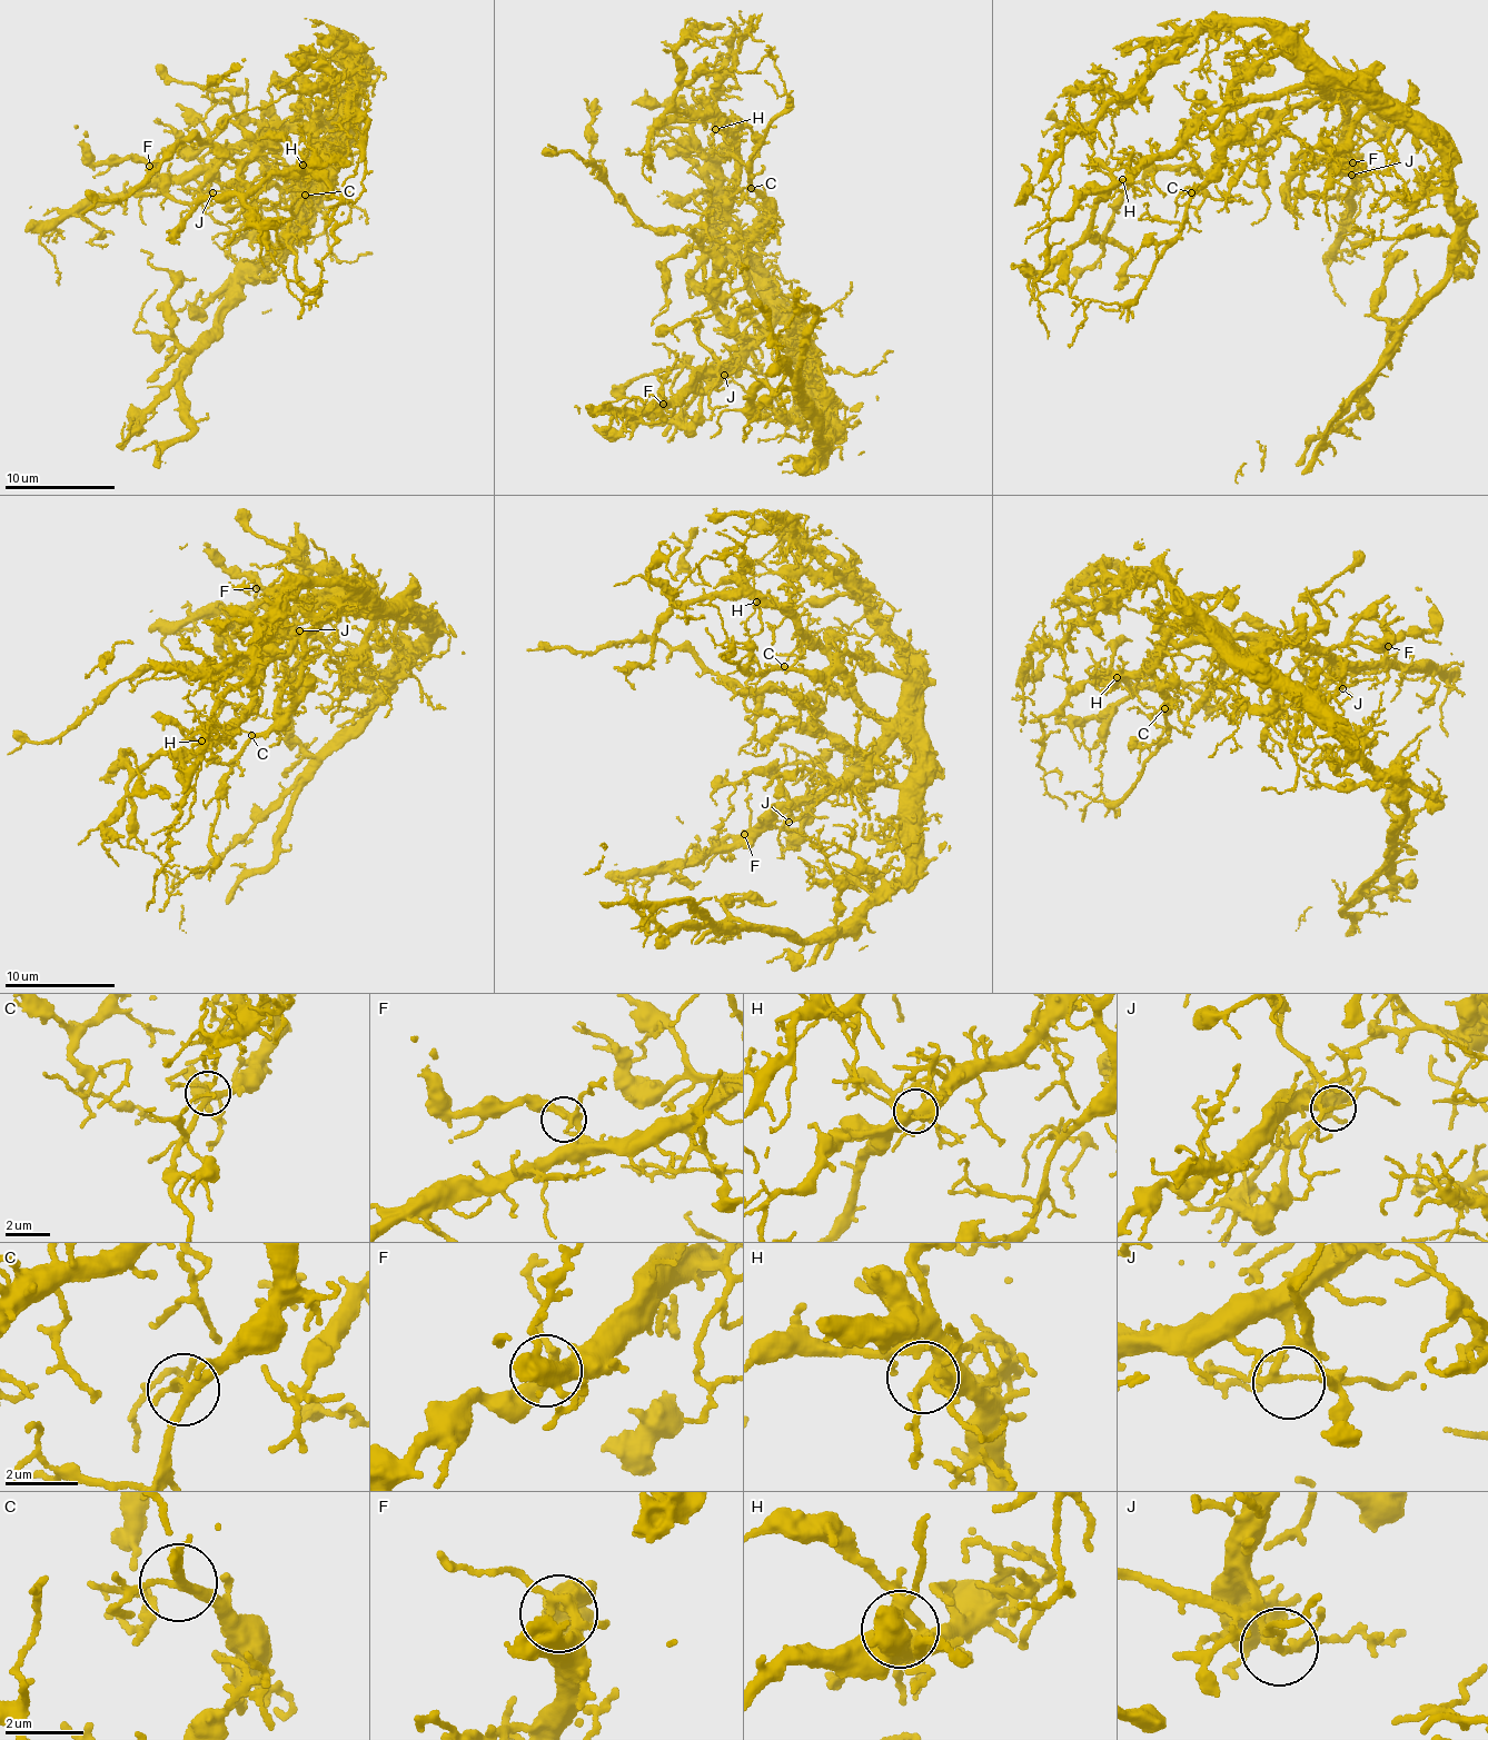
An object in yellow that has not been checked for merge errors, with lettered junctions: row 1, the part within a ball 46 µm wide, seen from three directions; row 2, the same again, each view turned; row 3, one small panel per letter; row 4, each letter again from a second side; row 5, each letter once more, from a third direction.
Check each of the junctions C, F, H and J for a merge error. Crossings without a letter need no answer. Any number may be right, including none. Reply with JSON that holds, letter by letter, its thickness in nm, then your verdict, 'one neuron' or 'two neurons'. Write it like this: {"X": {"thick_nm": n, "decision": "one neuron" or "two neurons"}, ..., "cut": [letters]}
{"C": {"thick_nm": 200, "decision": "one neuron"}, "F": {"thick_nm": 280, "decision": "one neuron"}, "H": {"thick_nm": 340, "decision": "one neuron"}, "J": {"thick_nm": 150, "decision": "one neuron"}, "cut": []}

